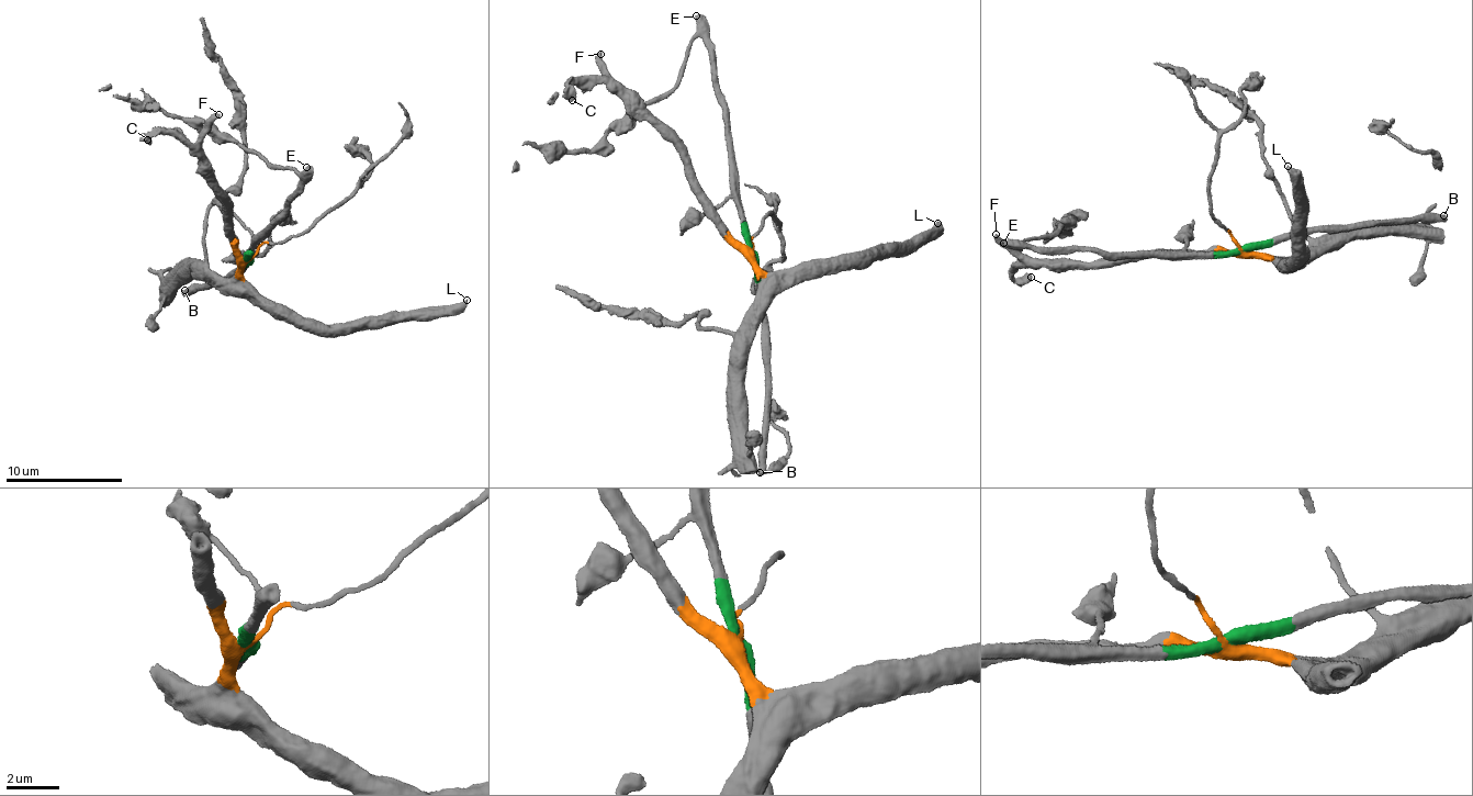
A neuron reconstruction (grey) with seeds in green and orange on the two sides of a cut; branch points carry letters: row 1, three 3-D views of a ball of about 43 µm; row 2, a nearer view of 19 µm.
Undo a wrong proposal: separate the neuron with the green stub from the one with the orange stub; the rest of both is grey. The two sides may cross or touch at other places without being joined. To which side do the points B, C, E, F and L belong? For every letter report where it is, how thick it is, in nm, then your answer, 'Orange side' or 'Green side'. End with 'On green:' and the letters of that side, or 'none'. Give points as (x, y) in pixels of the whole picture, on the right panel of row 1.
B: Place: (1443, 215). Thickness 480 nm. Green side
C: Place: (1031, 277). Thickness 550 nm. Orange side
E: Place: (1003, 243). Thickness 550 nm. Green side
F: Place: (996, 234). Thickness 360 nm. Orange side
L: Place: (1288, 166). Thickness 360 nm. Orange side
On green: B, E

